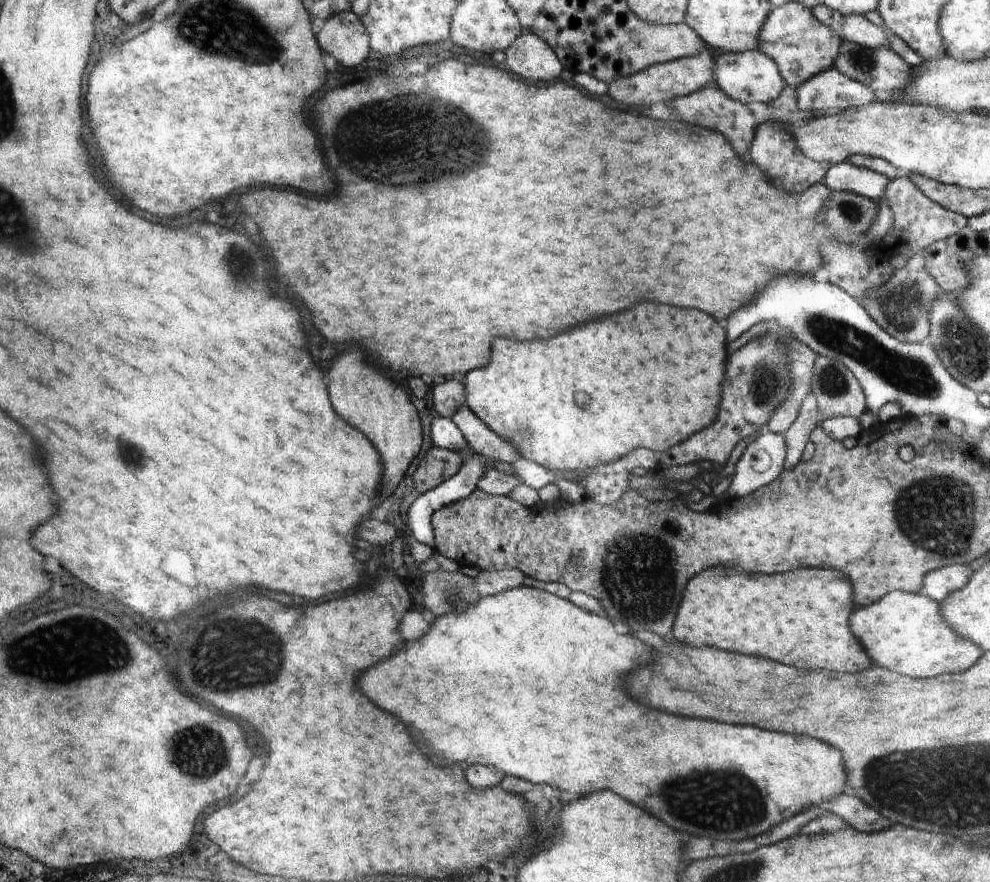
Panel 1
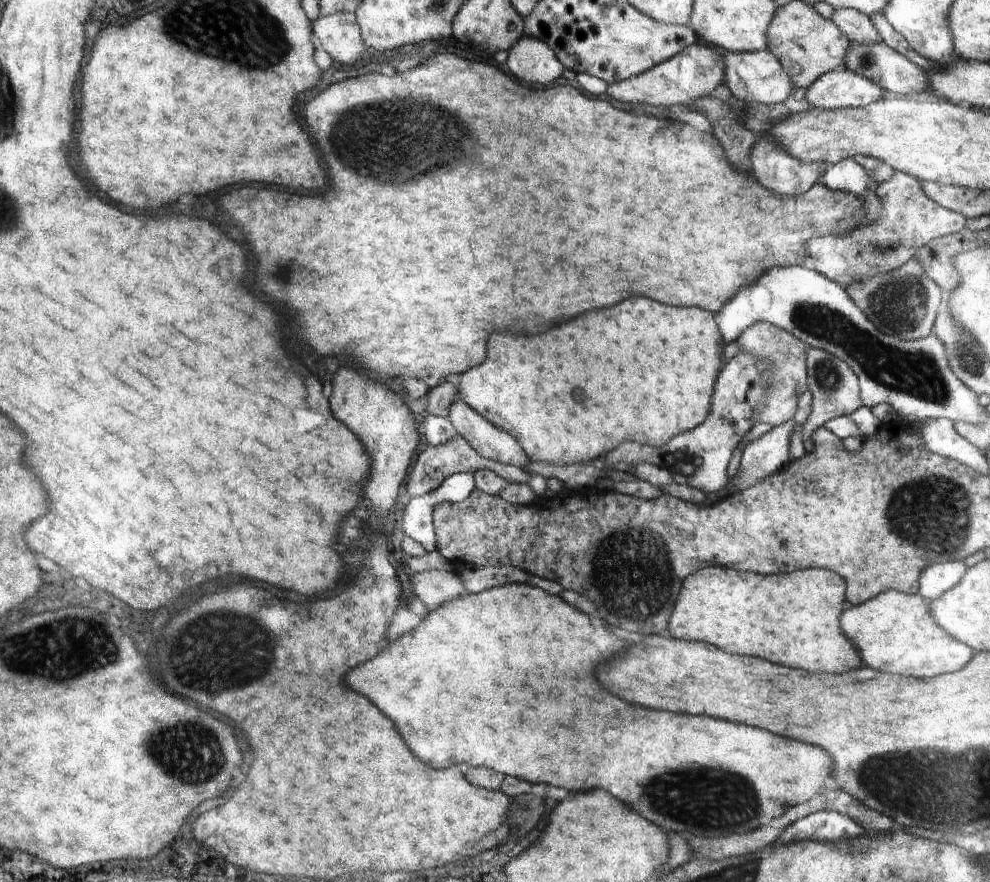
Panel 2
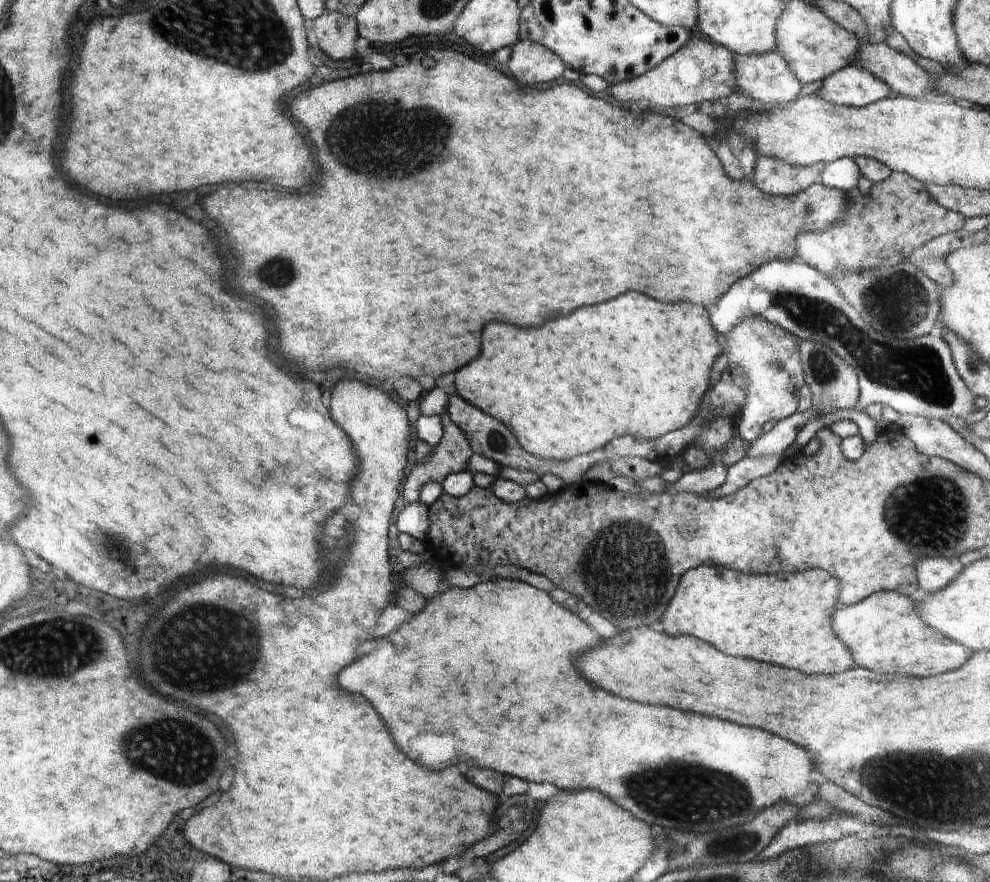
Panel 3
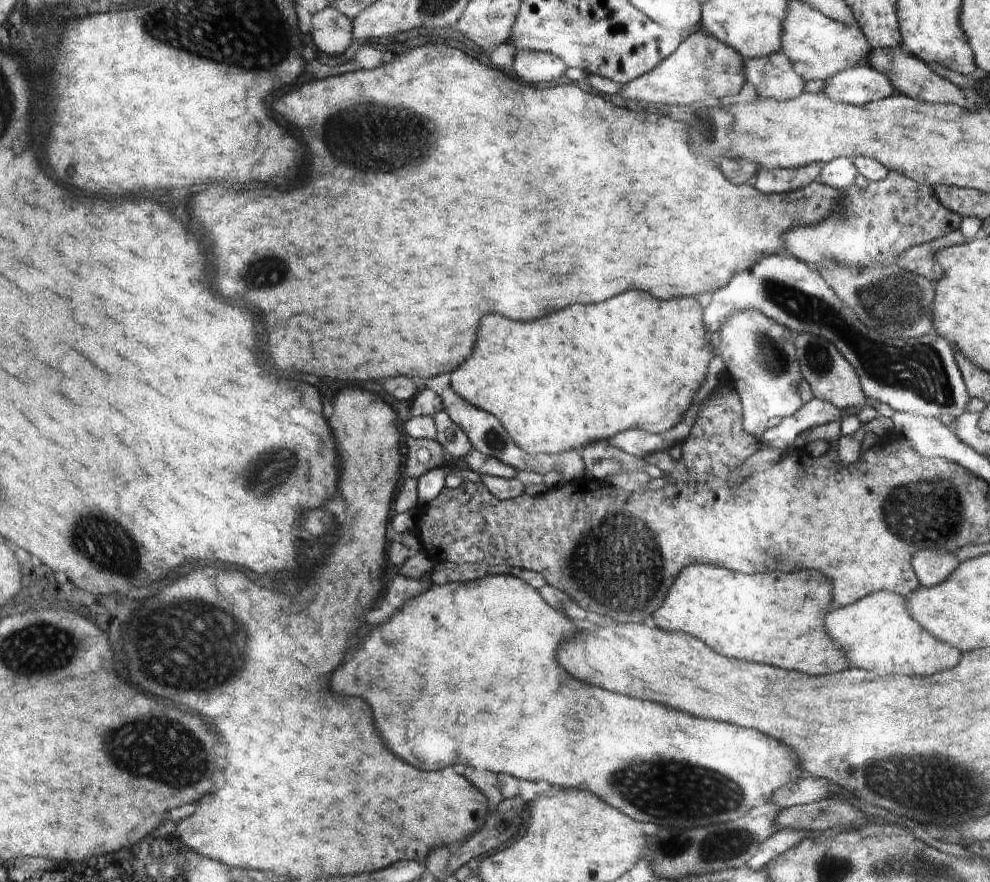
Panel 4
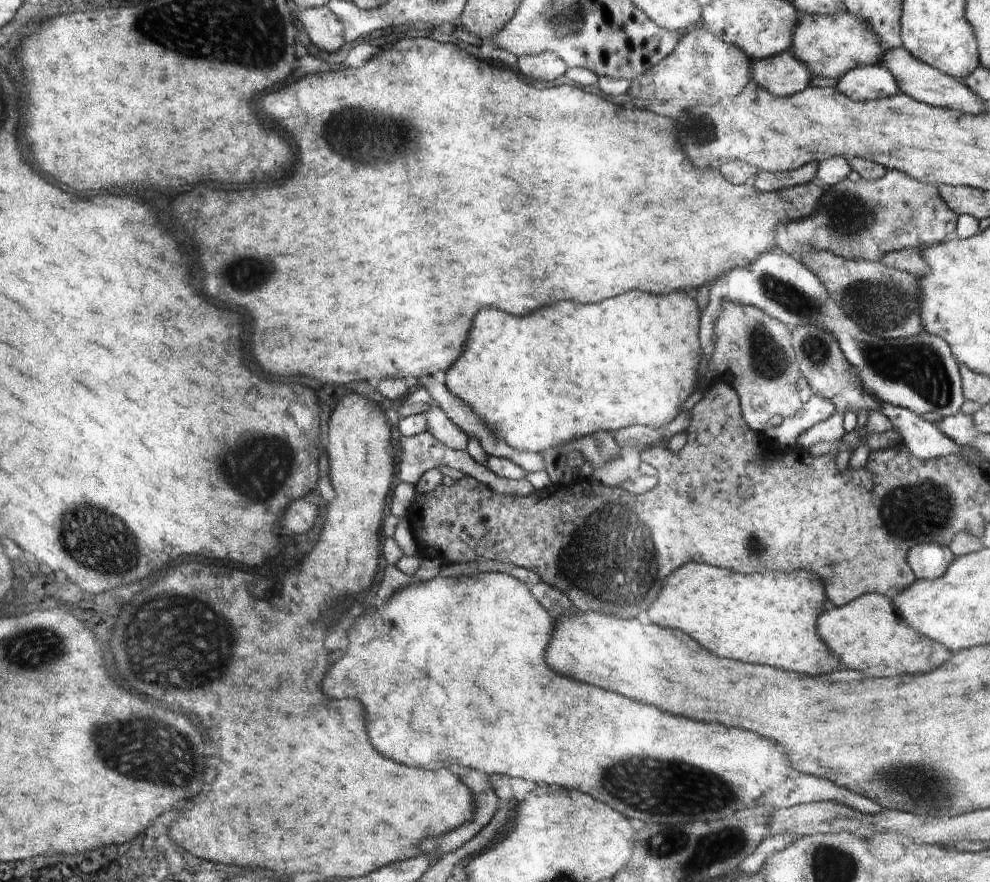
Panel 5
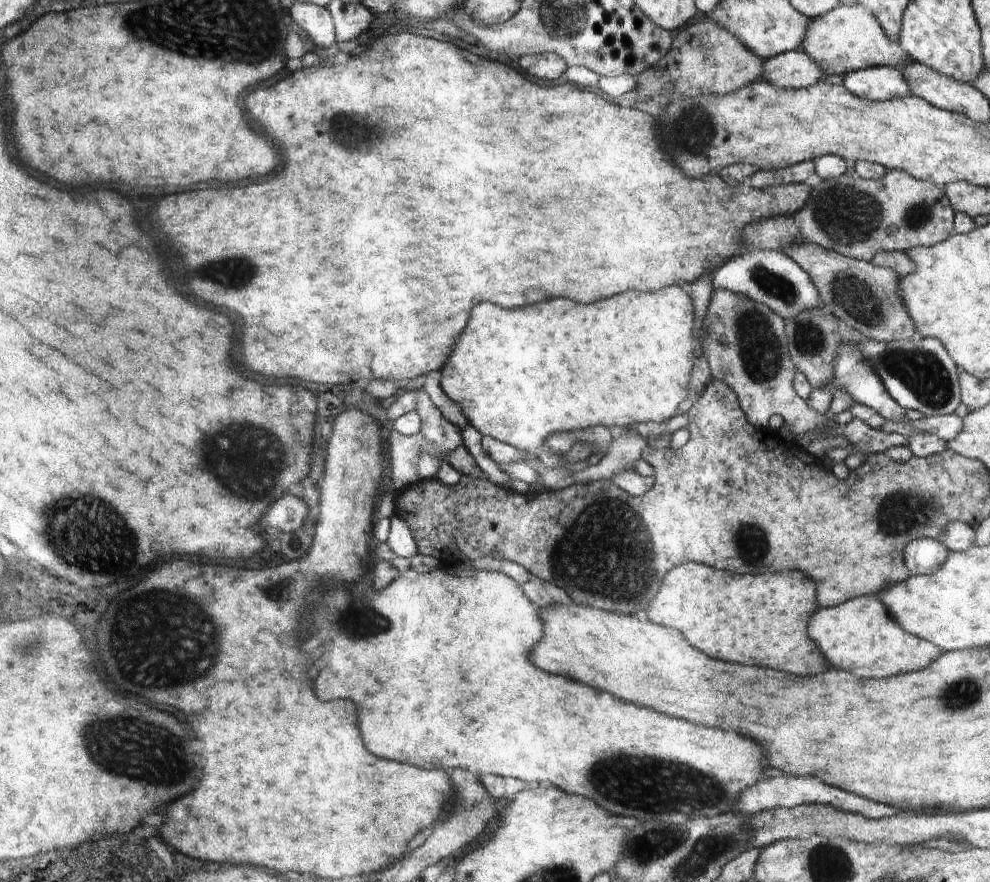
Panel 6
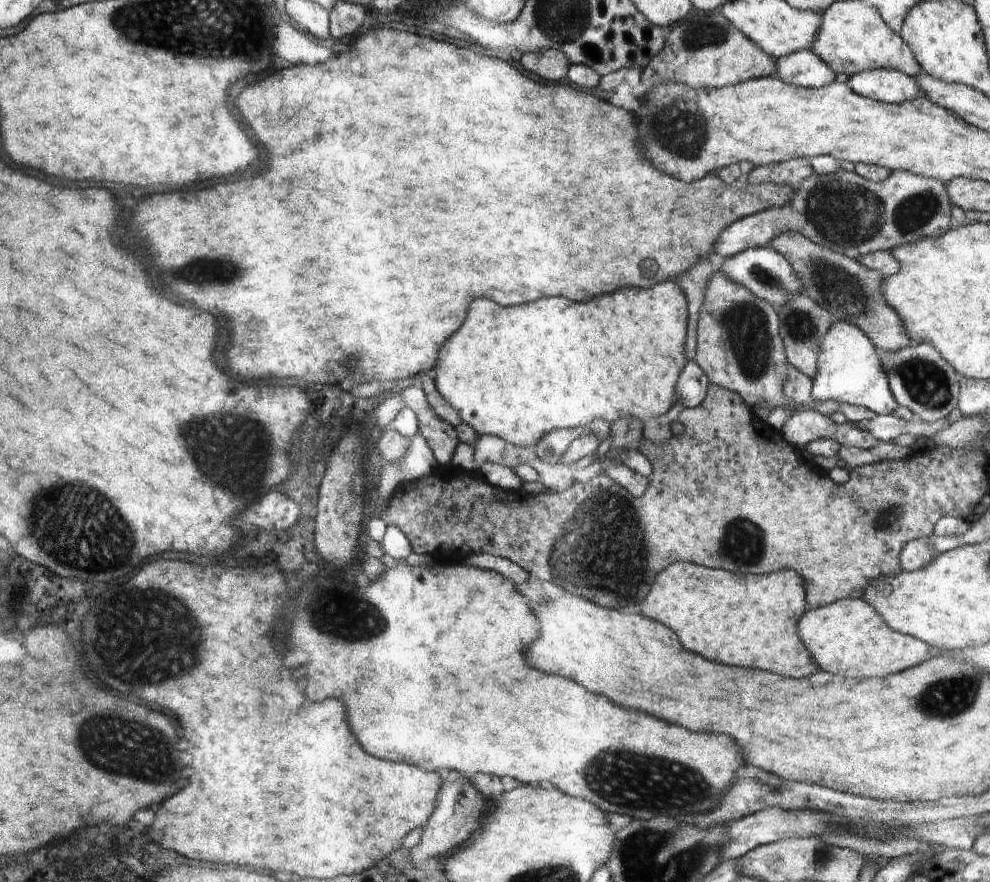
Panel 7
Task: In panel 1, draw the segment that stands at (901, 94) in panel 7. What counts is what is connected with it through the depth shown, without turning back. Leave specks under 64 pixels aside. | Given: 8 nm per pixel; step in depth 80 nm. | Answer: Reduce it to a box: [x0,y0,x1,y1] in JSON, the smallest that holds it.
[795,66,875,113]

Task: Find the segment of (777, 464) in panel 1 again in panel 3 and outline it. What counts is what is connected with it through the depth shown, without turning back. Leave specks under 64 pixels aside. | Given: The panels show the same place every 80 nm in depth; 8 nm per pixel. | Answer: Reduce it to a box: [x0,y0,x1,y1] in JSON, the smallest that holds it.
[749,409,816,462]

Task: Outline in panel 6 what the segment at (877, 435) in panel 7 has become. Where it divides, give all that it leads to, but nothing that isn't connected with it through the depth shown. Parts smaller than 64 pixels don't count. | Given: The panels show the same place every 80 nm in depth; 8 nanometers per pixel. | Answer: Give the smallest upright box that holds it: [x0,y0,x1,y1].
[880,413,964,440]

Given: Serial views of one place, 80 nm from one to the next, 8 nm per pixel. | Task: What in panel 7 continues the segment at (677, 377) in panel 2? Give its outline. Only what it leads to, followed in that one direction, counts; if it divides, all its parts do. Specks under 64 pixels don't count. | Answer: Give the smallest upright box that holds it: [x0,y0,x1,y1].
[435,279,688,446]

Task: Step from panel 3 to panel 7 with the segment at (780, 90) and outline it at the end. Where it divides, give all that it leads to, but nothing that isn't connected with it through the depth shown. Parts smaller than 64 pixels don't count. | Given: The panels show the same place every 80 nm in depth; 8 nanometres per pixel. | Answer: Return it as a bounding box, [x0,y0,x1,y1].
[774,50,835,89]

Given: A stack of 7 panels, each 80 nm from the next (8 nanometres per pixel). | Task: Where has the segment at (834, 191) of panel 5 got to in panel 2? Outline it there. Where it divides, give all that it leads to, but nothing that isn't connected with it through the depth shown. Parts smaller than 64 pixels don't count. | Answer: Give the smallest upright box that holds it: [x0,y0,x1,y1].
[808,172,967,289]

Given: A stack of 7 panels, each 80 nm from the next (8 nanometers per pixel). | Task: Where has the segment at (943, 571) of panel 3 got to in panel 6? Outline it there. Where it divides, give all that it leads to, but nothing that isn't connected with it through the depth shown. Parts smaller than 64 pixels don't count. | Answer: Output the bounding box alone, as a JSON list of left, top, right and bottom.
[904,536,949,575]

